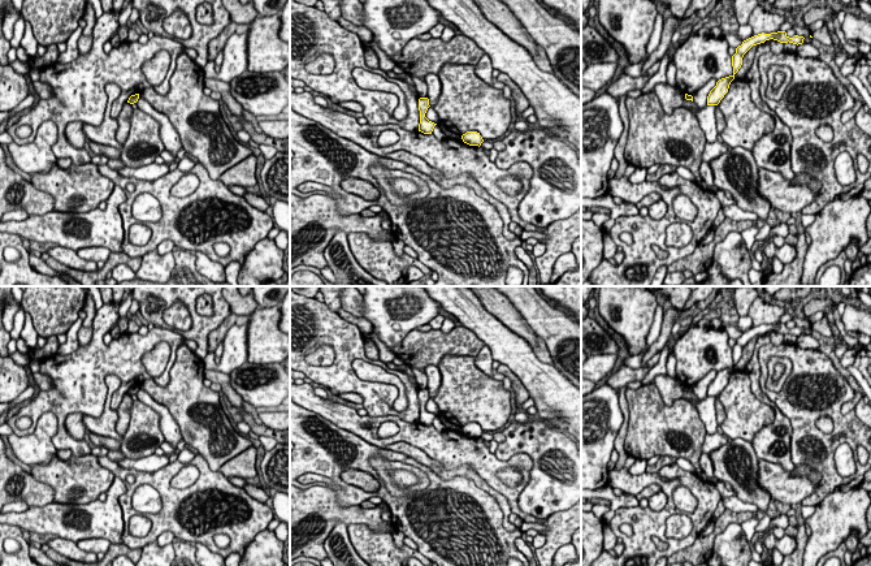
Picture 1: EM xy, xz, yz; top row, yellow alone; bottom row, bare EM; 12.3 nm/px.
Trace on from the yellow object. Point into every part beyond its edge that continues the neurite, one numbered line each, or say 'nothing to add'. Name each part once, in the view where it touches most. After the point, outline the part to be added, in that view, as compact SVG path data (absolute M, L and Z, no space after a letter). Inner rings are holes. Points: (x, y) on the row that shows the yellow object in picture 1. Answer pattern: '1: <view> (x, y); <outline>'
nothing to add

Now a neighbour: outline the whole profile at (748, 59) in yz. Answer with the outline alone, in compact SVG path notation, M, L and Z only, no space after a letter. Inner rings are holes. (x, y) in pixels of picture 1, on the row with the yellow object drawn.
M753 46L742 57L742 65L741 68L738 69L738 72L734 74L734 78L736 79L745 79L746 78L746 74L748 72L750 70L751 68L751 64L754 61L754 56L755 56L755 51L757 51L757 46Z

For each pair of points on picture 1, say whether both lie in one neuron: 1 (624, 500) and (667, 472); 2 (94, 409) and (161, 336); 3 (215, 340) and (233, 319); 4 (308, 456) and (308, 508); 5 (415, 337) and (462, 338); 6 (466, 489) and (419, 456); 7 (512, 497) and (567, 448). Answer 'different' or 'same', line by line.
1: different
2: same
3: same
4: different
5: same
6: different
7: different

